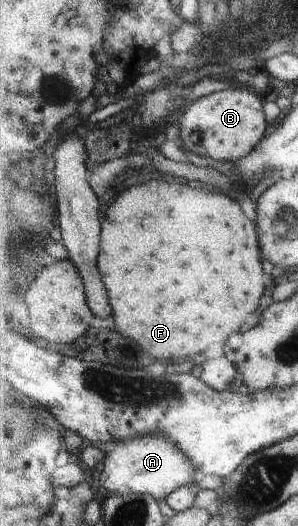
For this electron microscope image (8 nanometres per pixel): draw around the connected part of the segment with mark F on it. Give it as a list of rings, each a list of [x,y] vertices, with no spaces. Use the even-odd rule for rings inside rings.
[[[154,180],[150,184],[136,186],[132,190],[129,188],[128,192],[124,192],[120,196],[118,206],[114,206],[114,208],[116,208],[114,216],[106,216],[106,222],[103,224],[106,244],[102,244],[100,270],[102,270],[102,275],[108,274],[105,284],[109,288],[111,304],[116,312],[118,330],[122,332],[123,336],[128,336],[136,341],[146,353],[155,357],[157,361],[170,359],[180,361],[183,358],[188,360],[196,354],[205,353],[213,343],[228,344],[230,336],[243,328],[246,318],[261,309],[262,296],[266,294],[266,286],[270,283],[270,279],[268,282],[264,282],[266,270],[264,270],[264,262],[262,262],[262,250],[260,250],[256,226],[244,214],[242,206],[236,200],[232,200],[230,196],[220,194],[220,192],[213,193],[200,186],[194,187],[193,184],[192,186],[188,186],[188,184],[182,186],[182,184],[168,184],[168,182]]]

